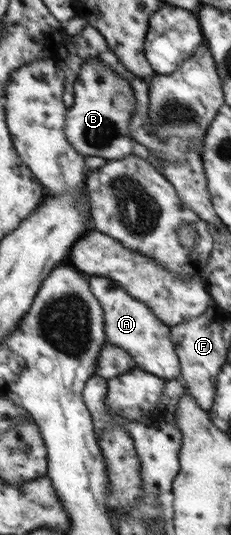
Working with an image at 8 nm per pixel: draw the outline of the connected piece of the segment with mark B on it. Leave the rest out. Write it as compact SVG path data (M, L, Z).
M89 60L82 65L73 87L75 101L67 109L66 135L76 152L82 157L96 156L107 161L122 160L134 154L130 122L136 97L131 83L110 66L104 66L101 60Z

